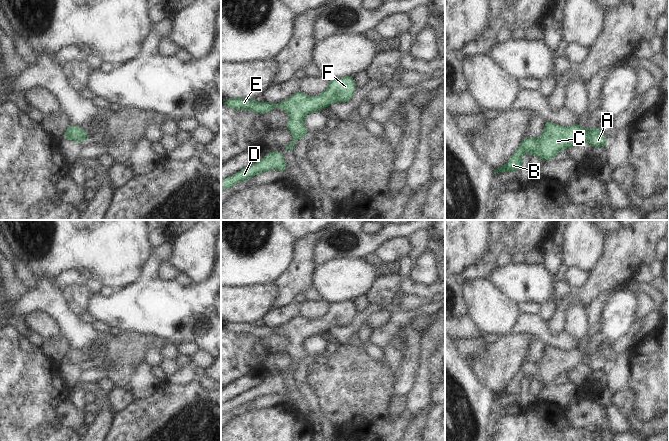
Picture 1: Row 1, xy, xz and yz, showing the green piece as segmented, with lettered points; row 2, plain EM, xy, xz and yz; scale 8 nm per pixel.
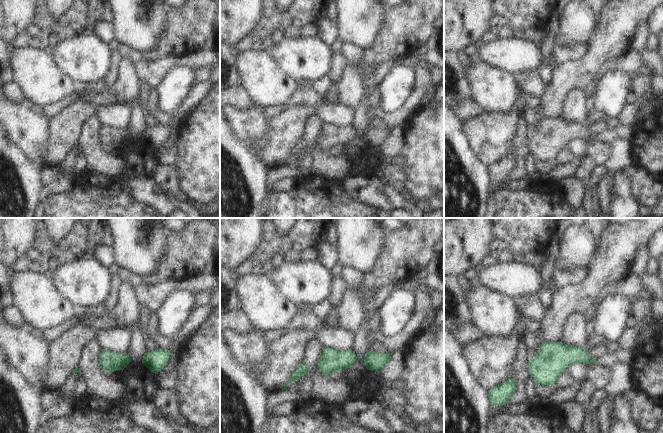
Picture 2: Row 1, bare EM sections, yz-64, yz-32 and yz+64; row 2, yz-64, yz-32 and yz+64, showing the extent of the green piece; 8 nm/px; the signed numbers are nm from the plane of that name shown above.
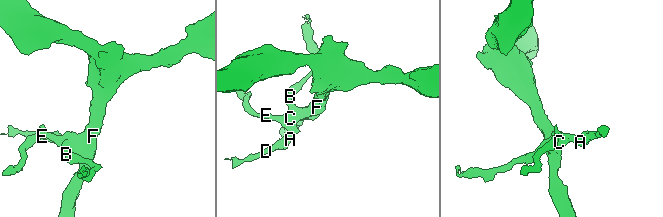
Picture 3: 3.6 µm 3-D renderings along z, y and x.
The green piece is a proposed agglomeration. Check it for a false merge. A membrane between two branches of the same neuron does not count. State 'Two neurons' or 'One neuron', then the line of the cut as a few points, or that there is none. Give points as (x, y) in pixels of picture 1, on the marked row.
One neuron. No split

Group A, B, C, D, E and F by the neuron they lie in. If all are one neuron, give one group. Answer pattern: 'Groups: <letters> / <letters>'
Groups: A B C D E F

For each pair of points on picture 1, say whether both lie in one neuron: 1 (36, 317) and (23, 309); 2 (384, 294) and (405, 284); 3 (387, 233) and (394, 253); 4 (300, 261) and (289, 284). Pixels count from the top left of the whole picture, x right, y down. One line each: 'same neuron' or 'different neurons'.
1: different neurons
2: different neurons
3: different neurons
4: same neuron

